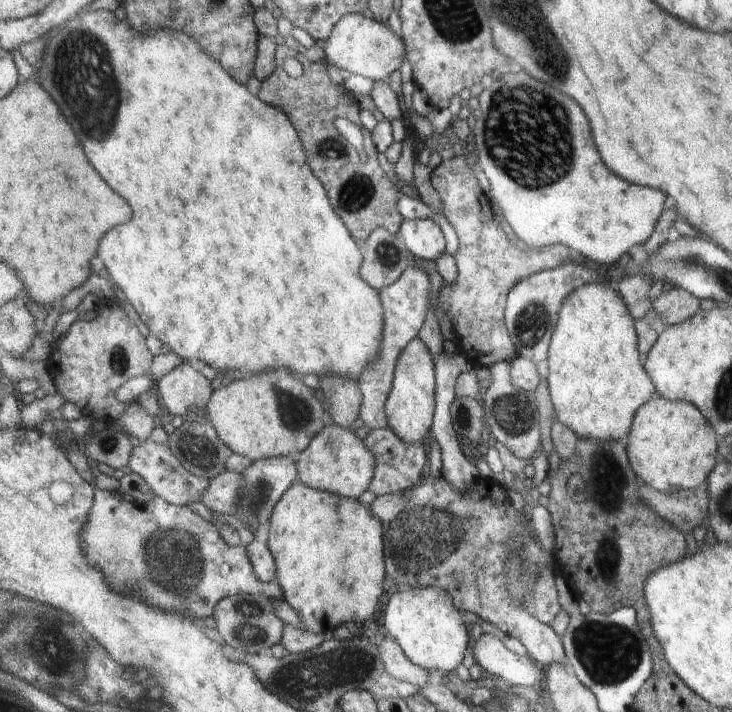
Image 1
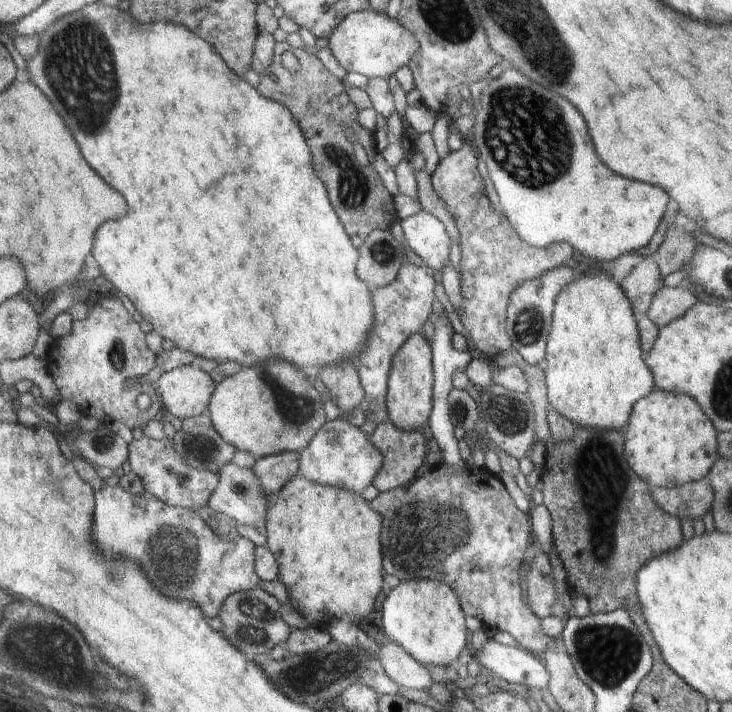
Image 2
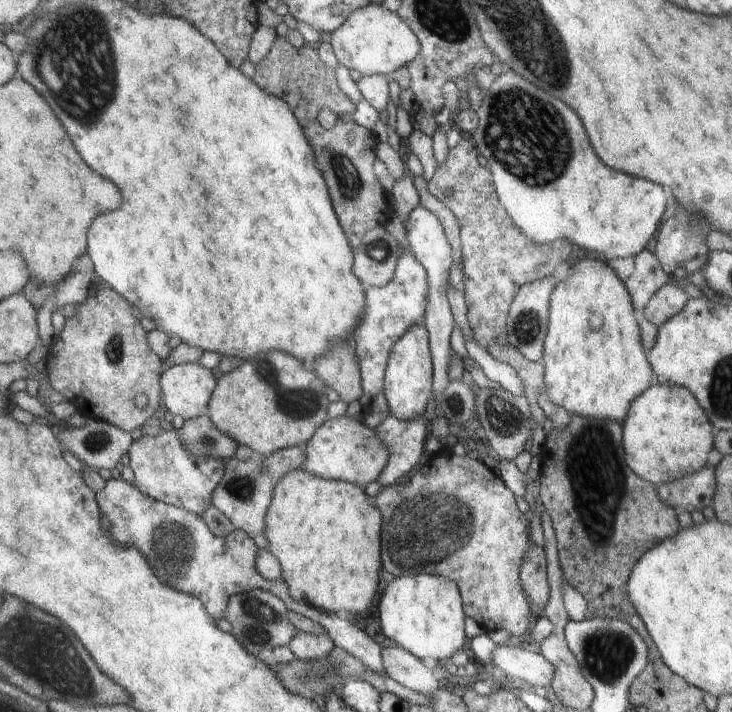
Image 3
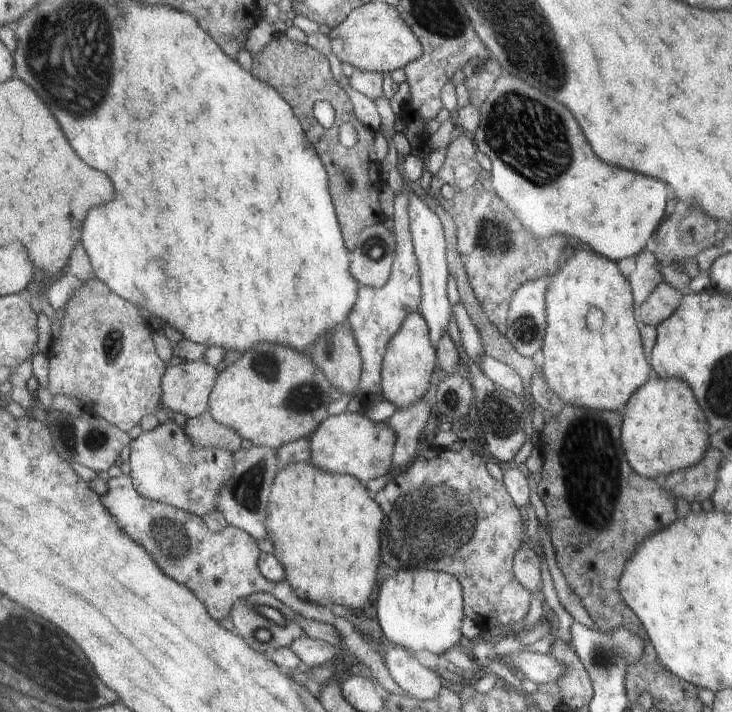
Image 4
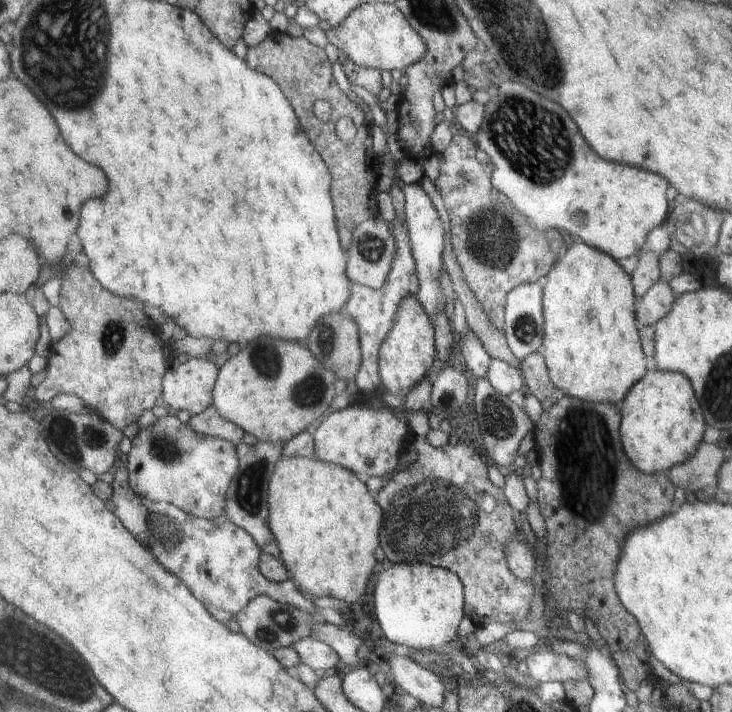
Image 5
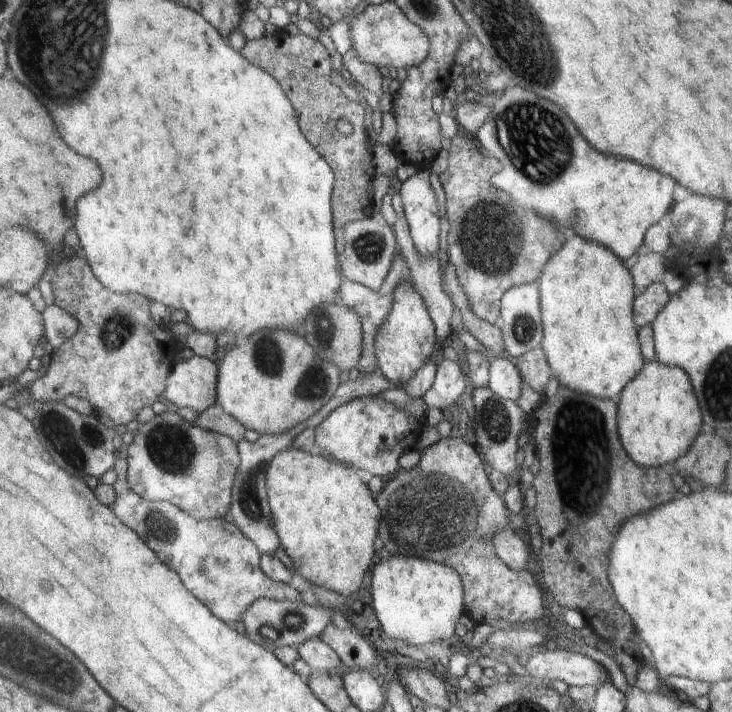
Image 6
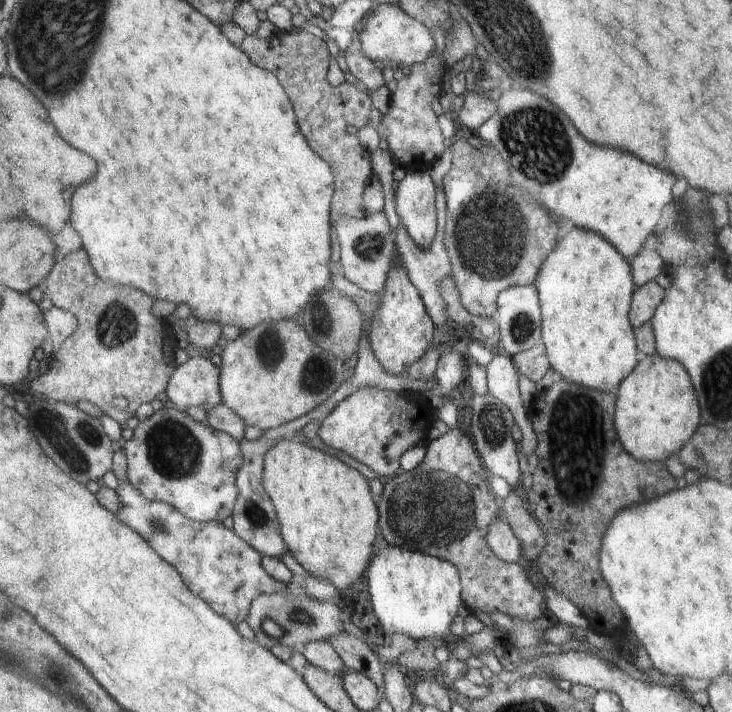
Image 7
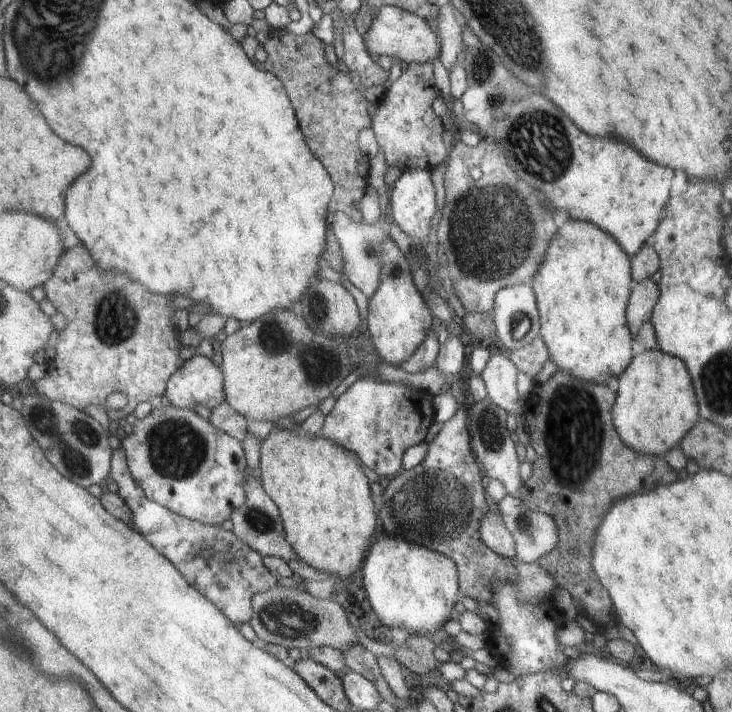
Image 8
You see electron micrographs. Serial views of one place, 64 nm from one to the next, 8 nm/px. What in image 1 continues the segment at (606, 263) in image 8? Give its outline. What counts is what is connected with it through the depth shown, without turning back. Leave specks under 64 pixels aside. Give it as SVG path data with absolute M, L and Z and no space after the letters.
M586 284L576 288L566 304L562 304L562 312L558 312L558 328L554 328L554 340L550 340L550 360L547 359L550 370L547 387L556 419L580 436L622 440L630 430L630 422L638 406L656 394L653 380L640 362L639 346L629 308L626 308L617 291L604 284Z

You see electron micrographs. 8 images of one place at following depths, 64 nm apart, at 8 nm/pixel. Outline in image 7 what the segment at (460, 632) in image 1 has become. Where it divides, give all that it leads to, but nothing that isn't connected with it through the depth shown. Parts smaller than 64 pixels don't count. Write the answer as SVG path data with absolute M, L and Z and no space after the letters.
M384 546L370 560L366 580L372 607L387 636L405 634L416 642L447 638L448 628L462 604L458 570L453 564L406 547Z

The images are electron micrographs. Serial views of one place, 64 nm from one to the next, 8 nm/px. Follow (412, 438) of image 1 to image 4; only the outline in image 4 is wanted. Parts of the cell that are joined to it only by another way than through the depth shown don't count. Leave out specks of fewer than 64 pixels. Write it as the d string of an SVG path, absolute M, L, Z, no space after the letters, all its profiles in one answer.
M410 312L398 334L392 336L392 340L386 346L386 354L382 360L381 386L385 399L396 408L408 408L428 393L426 390L436 368L436 352L428 334L429 326L426 326L422 315Z

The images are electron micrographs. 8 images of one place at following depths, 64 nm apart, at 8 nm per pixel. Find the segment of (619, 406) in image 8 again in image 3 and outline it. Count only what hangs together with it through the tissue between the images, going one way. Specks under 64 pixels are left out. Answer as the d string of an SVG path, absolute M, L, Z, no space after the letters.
M654 377L652 386L634 400L634 408L630 409L630 416L624 420L625 432L625 459L633 471L642 477L642 480L650 481L650 484L659 486L667 482L674 482L682 476L694 474L702 468L706 468L708 452L712 450L712 426L708 424L709 417L704 414L705 409L697 397L684 386L676 384L660 384Z

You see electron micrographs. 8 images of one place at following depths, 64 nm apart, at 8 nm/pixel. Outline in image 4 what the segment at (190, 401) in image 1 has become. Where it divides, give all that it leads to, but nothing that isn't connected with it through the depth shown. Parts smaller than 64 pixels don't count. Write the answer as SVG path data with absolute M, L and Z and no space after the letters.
M204 358L167 365L162 379L165 409L180 412L188 419L200 416L208 408L208 396L217 382L216 374L216 367L206 364Z

